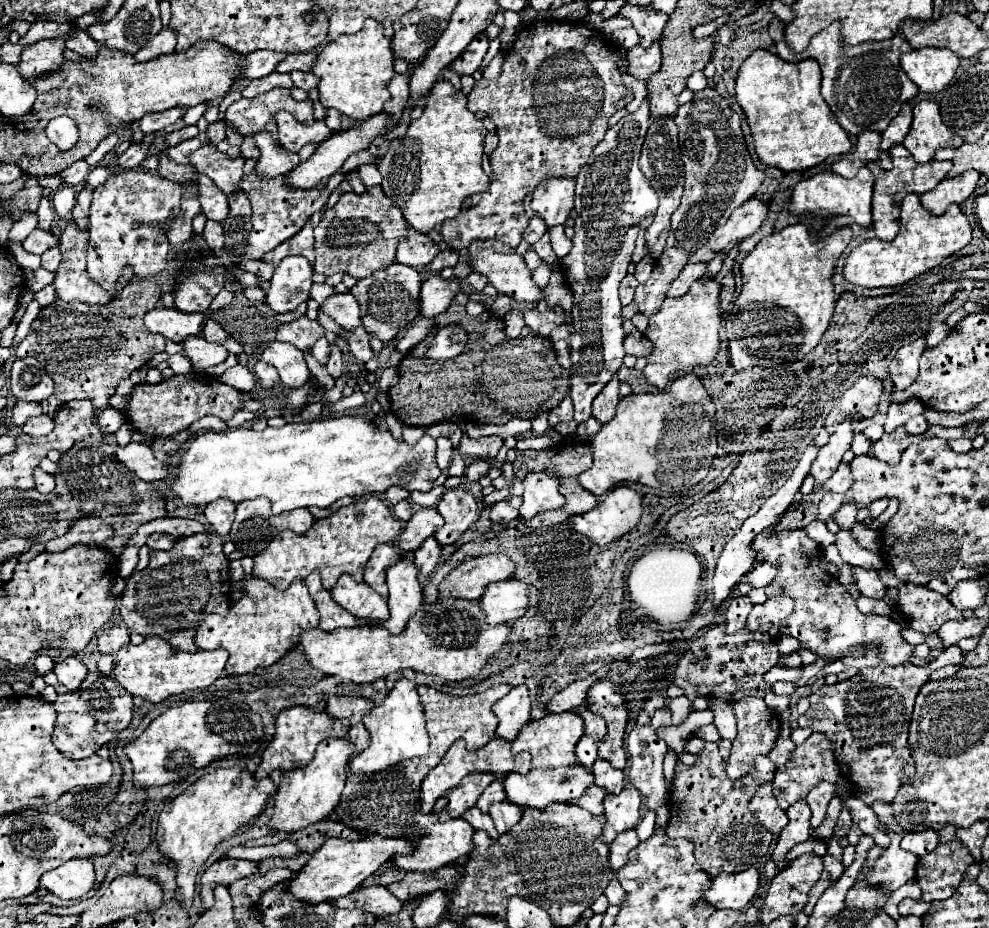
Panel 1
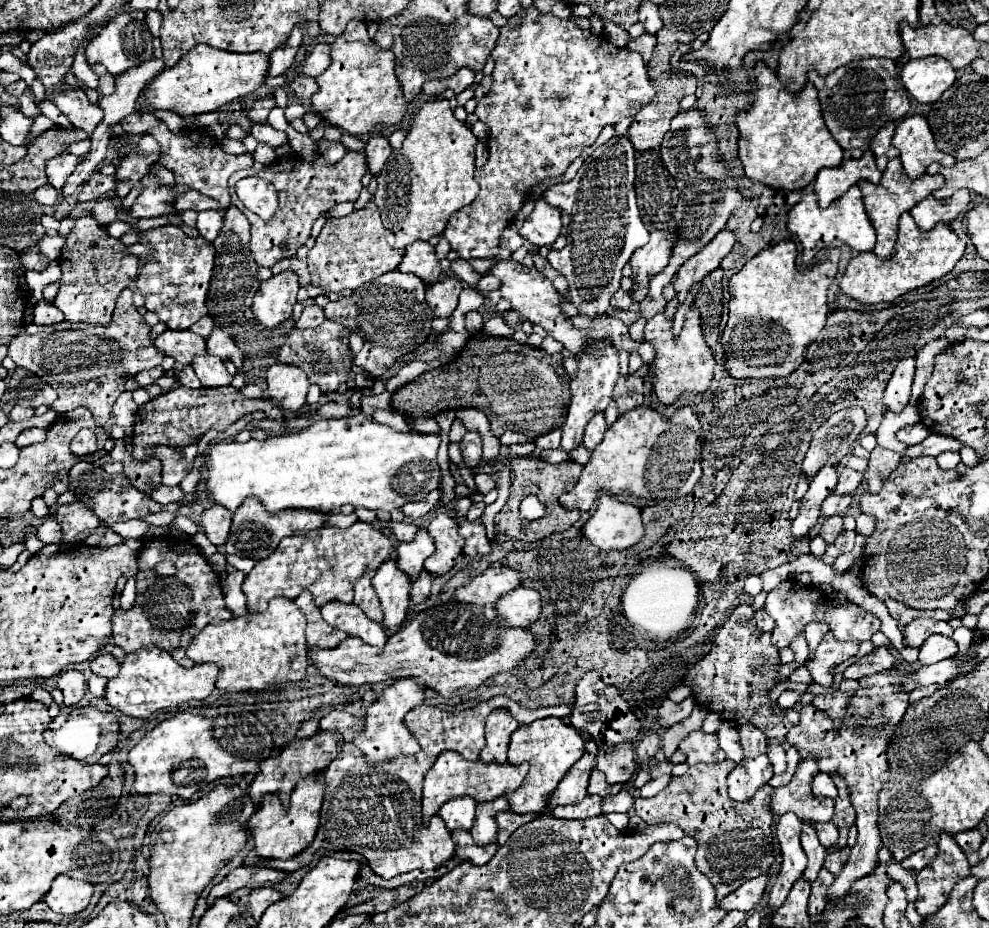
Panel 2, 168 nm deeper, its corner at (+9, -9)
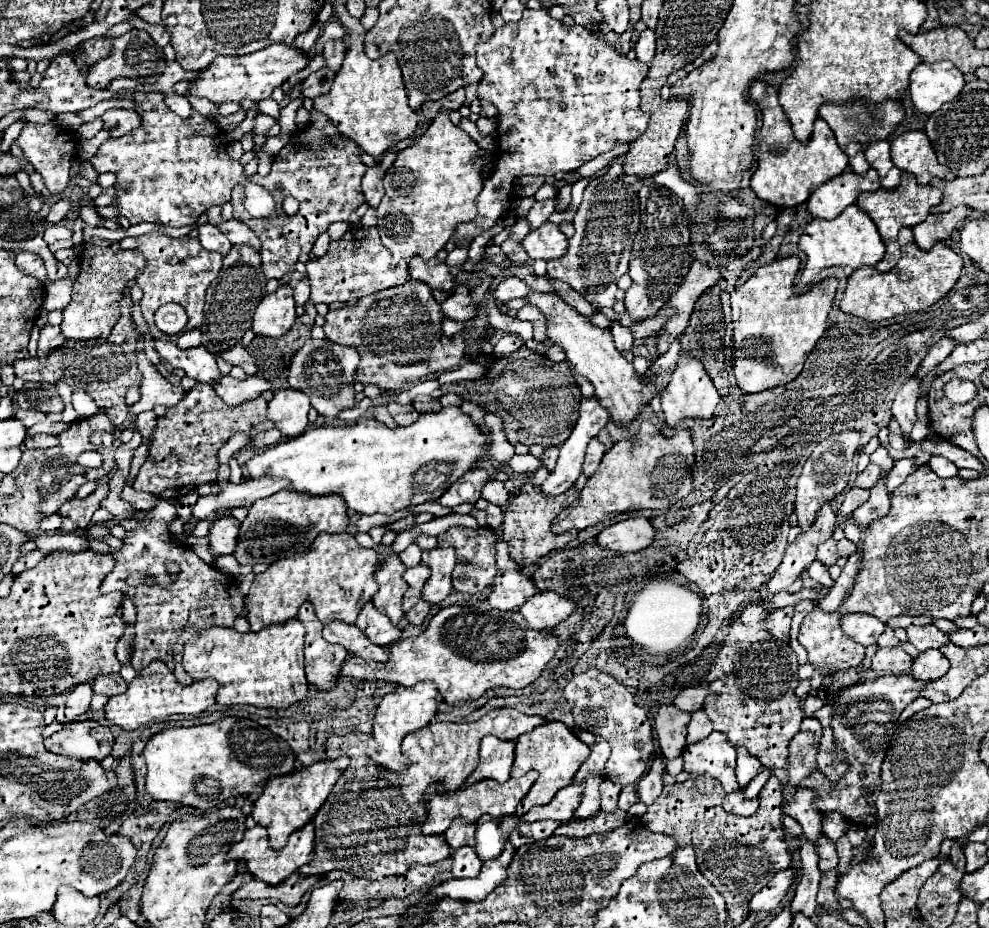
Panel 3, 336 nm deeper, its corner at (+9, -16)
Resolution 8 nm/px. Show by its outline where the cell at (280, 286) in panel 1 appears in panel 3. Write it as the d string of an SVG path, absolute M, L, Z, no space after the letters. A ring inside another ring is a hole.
M280 286L274 294L264 296L254 312L254 320L252 320L254 334L262 338L284 336L296 320L294 306L296 302L292 298L290 286Z

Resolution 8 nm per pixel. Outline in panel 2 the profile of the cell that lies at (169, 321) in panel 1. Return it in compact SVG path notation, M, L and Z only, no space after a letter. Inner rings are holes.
M166 329L154 339L154 347L168 357L176 359L182 365L188 365L194 355L204 355L206 353L206 339L192 333L190 329L186 331L172 331Z

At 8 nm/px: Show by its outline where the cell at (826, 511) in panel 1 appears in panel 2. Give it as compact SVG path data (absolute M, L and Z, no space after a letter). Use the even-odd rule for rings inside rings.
M830 495L830 497L826 497L822 503L820 519L830 517L830 515L840 515L842 511L848 509L850 503L852 503L852 495Z

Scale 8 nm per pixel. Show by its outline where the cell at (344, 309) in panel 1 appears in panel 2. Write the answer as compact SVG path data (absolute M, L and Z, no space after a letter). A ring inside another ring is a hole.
M314 303L314 305L304 307L304 311L302 311L302 315L295 325L298 329L308 329L308 327L318 327L322 321L326 321L324 309Z

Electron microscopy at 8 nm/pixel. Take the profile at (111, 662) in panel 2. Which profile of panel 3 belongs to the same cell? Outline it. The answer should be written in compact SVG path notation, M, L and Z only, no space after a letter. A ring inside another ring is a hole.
M100 676L98 682L94 682L94 692L96 694L106 694L106 696L118 696L124 694L128 684L122 680L122 676Z

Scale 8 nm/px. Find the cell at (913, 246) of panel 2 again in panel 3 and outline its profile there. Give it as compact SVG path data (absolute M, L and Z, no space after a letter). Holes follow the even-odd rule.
M902 228L898 242L902 246L902 256L894 270L882 274L874 268L858 268L852 272L840 302L842 312L864 318L868 322L882 322L898 314L926 310L954 288L962 270L962 258L952 248L948 248L944 242L938 242L930 252L920 250L910 228Z

